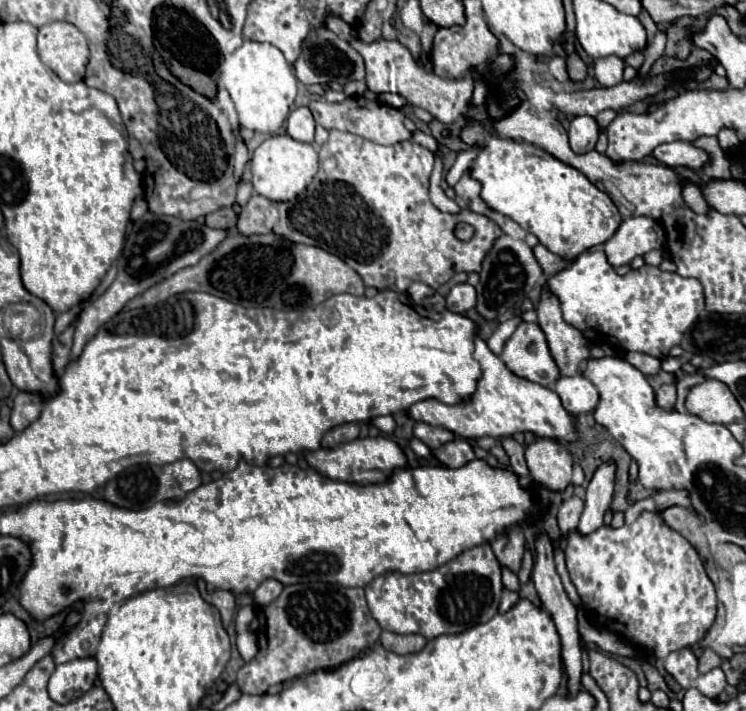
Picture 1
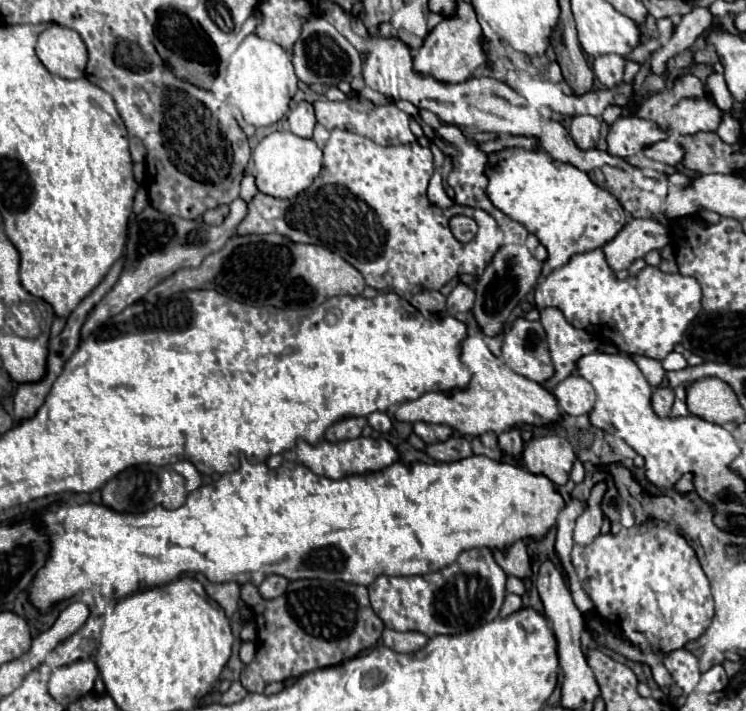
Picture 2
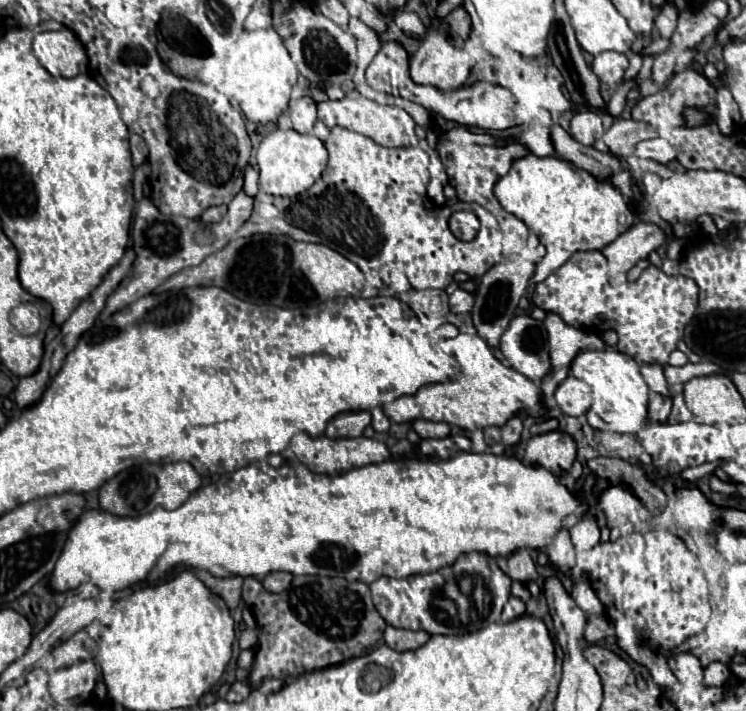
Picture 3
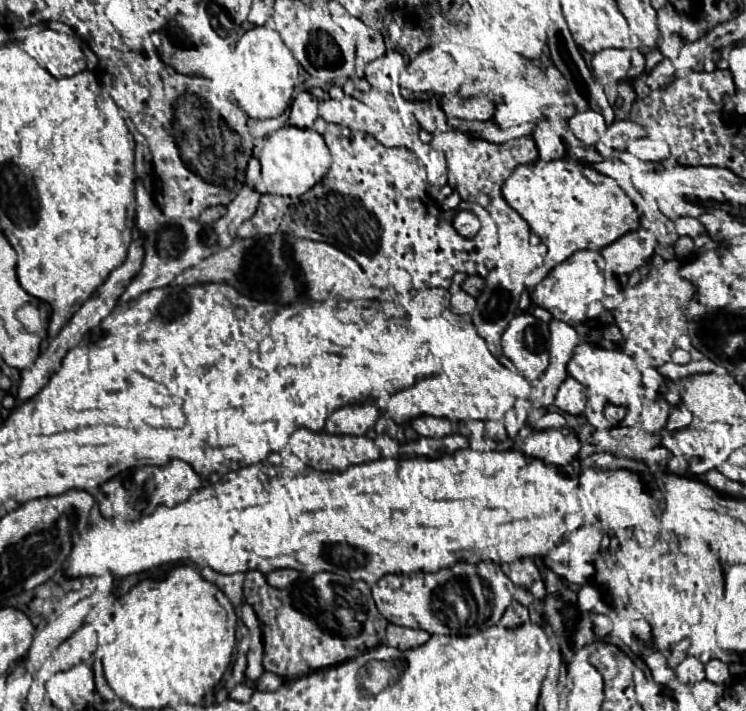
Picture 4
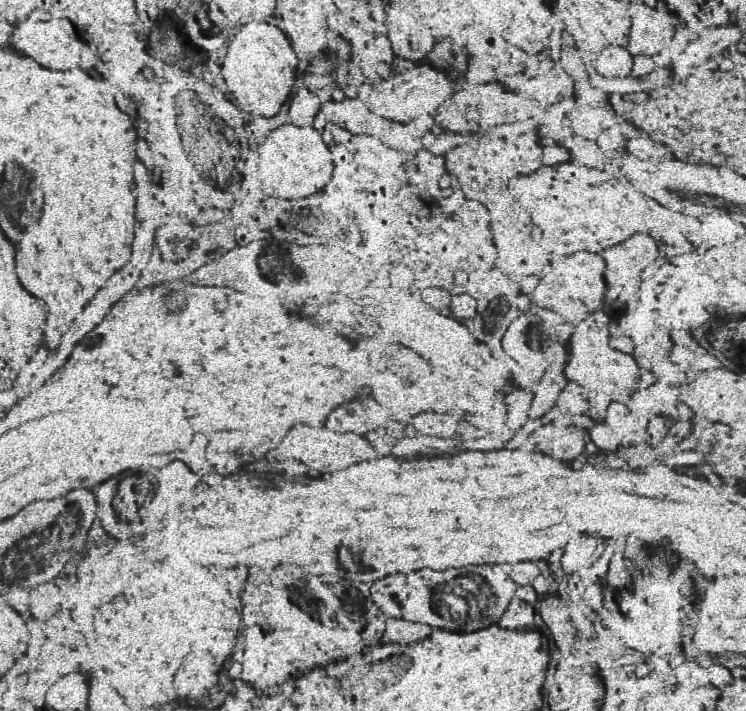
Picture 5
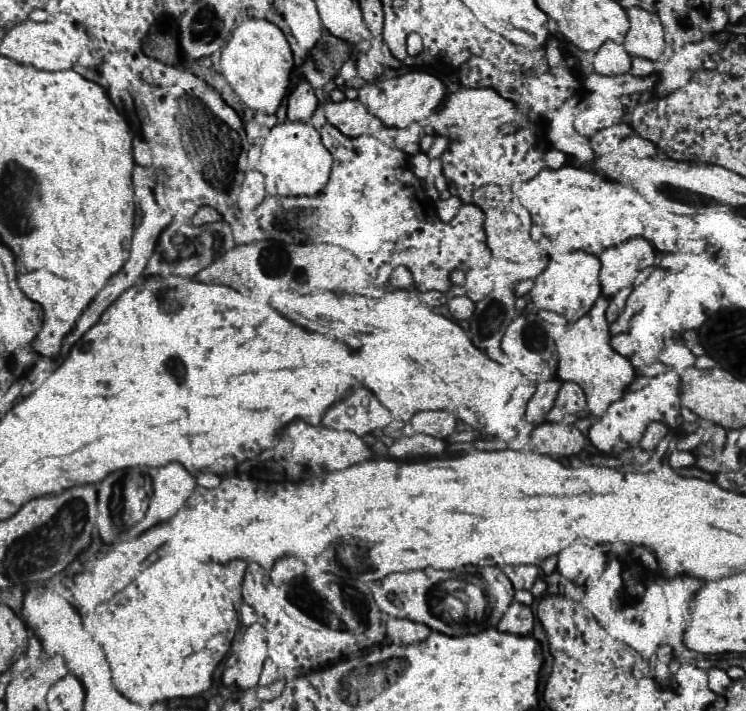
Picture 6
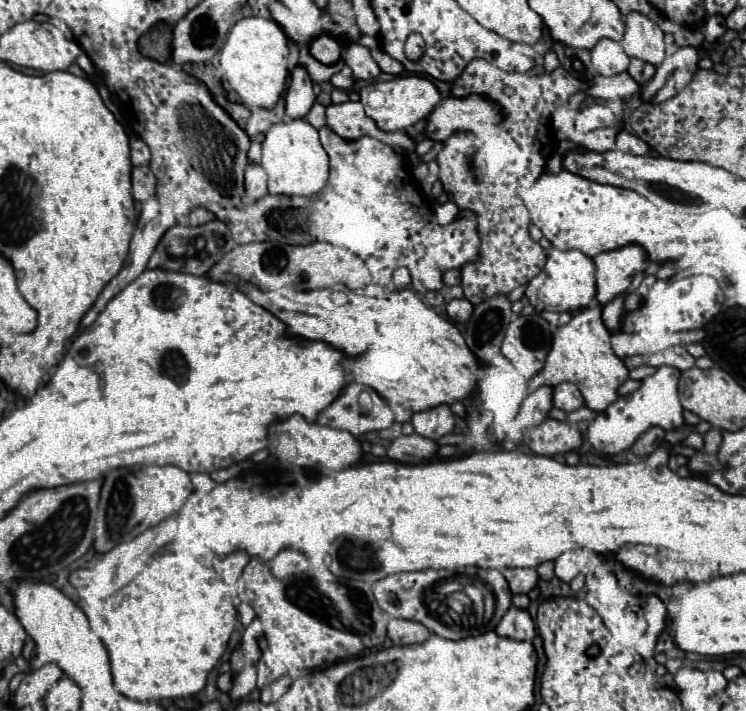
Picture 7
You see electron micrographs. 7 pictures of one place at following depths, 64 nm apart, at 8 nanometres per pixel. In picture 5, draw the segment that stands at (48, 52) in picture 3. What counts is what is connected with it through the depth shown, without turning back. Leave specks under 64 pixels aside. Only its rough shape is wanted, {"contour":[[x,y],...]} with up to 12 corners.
{"contour":[[22,22],[10,46],[52,72],[80,68],[80,40]]}

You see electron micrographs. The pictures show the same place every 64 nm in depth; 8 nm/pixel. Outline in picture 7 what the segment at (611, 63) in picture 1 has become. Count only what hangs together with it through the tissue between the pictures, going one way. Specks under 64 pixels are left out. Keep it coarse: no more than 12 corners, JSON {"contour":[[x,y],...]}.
{"contour":[[604,38],[592,48],[602,76],[626,72],[630,58],[620,42]]}

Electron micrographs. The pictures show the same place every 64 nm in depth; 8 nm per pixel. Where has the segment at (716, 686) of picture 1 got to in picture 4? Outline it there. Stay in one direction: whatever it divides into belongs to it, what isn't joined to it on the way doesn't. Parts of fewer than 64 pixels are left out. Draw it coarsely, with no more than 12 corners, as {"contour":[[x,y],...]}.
{"contour":[[720,660],[706,664],[706,680],[724,684],[730,680],[730,670]]}

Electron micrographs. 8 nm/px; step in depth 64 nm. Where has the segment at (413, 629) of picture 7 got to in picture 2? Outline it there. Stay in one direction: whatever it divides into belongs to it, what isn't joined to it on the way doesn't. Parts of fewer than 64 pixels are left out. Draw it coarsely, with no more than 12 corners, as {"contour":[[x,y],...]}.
{"contour":[[386,628],[382,642],[394,652],[416,652],[428,636]]}

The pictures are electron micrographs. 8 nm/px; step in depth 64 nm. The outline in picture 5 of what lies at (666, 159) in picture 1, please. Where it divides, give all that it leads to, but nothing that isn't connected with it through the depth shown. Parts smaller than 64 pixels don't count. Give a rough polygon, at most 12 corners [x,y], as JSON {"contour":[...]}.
{"contour":[[648,136],[624,144],[640,160],[660,160],[664,144]]}

